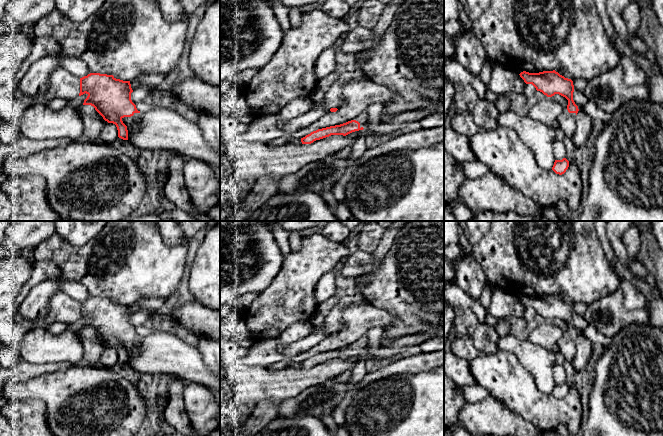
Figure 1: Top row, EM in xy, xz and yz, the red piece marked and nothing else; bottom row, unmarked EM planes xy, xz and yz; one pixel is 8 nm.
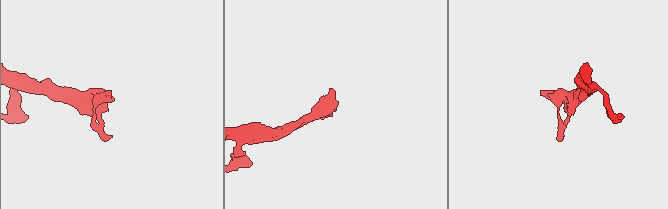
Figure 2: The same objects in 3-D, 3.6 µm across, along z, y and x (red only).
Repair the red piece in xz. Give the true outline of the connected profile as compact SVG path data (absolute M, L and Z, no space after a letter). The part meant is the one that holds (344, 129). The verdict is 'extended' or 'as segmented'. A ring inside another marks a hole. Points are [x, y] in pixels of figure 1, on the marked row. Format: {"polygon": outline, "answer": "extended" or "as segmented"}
{"polygon": "M362 112L354 120L313 131L301 138L301 142L302 144L311 144L316 140L320 140L331 135L346 136L352 132L363 130L367 126L368 122L369 118L367 112Z", "answer": "extended"}

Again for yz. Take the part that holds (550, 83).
{"polygon": "M555 70L539 73L523 71L519 75L526 84L532 84L537 91L542 92L547 97L559 94L568 100L567 107L564 108L557 121L565 136L571 138L576 131L576 115L579 111L573 100L573 81L560 75Z", "answer": "extended"}

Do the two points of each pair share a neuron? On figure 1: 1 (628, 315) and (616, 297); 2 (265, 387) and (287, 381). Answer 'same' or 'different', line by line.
1: same
2: same

